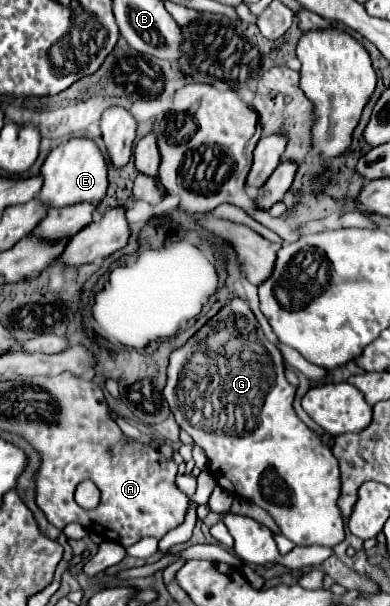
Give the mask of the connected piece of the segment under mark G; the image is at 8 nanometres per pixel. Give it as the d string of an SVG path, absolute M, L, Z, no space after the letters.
M242 298L230 300L184 346L172 352L164 388L176 424L206 452L208 470L224 490L248 498L270 512L282 534L294 544L322 544L332 548L344 540L344 522L336 506L340 470L332 450L322 442L322 436L298 418L294 394L296 388L290 386L284 376L284 358L280 350L266 340L254 312Z

